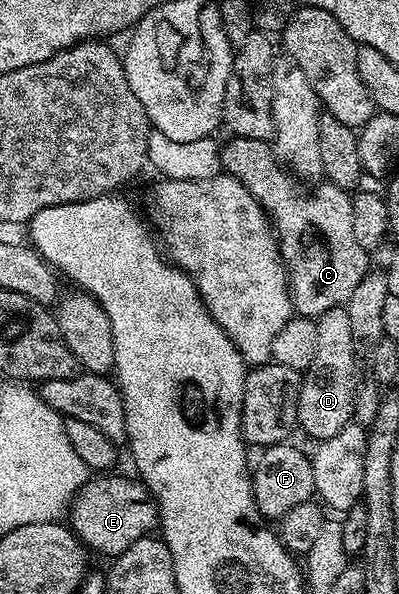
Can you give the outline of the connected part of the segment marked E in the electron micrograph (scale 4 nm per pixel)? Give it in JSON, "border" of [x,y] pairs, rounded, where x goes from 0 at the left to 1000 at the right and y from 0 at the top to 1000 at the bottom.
{"border":[[[266,796],[253,803],[228,805],[185,835],[170,862],[170,886],[193,901],[208,921],[228,929],[248,928],[256,934],[276,934],[273,938],[311,931],[311,924],[321,924],[331,911],[351,911],[396,887],[396,852],[386,848],[386,835],[376,832],[376,825],[343,805],[313,806],[306,800],[286,798]]]}

